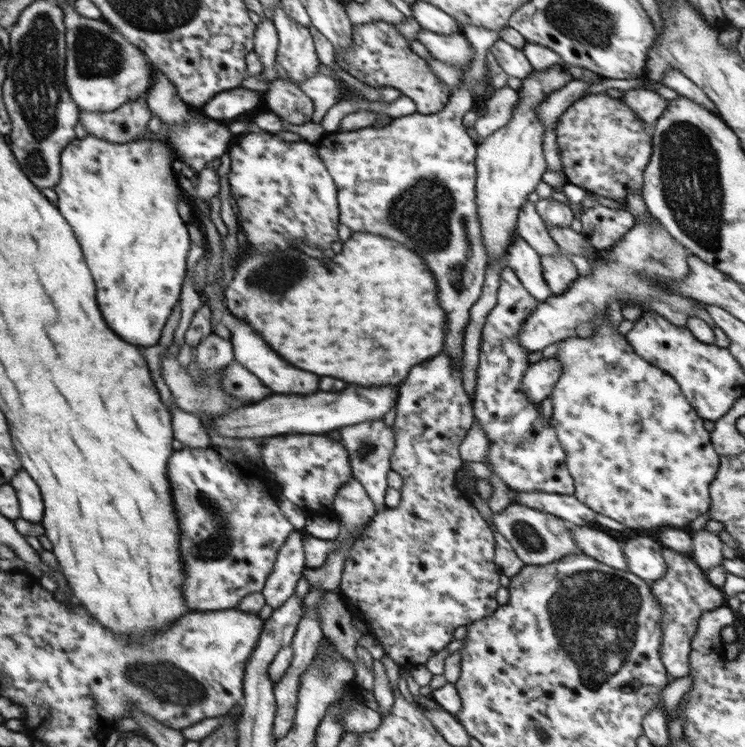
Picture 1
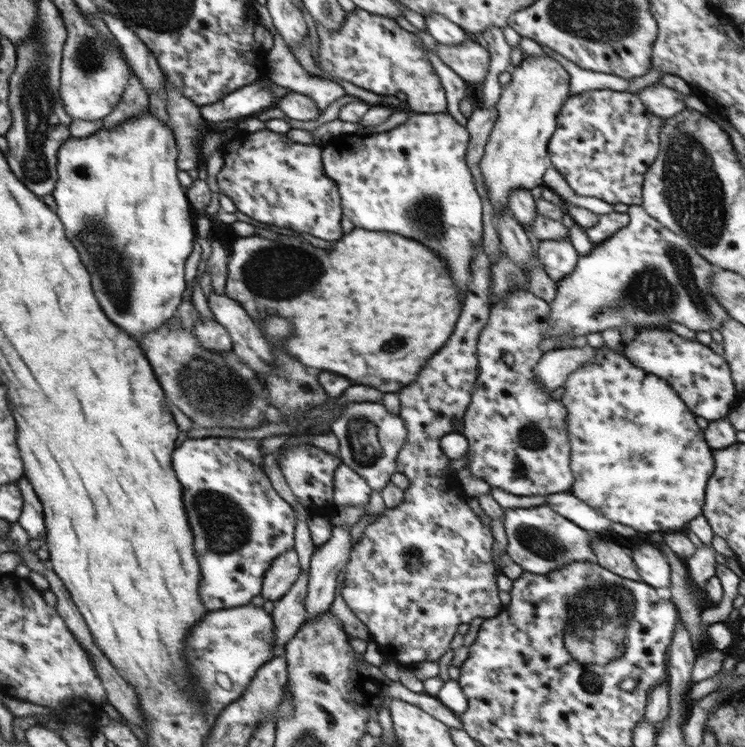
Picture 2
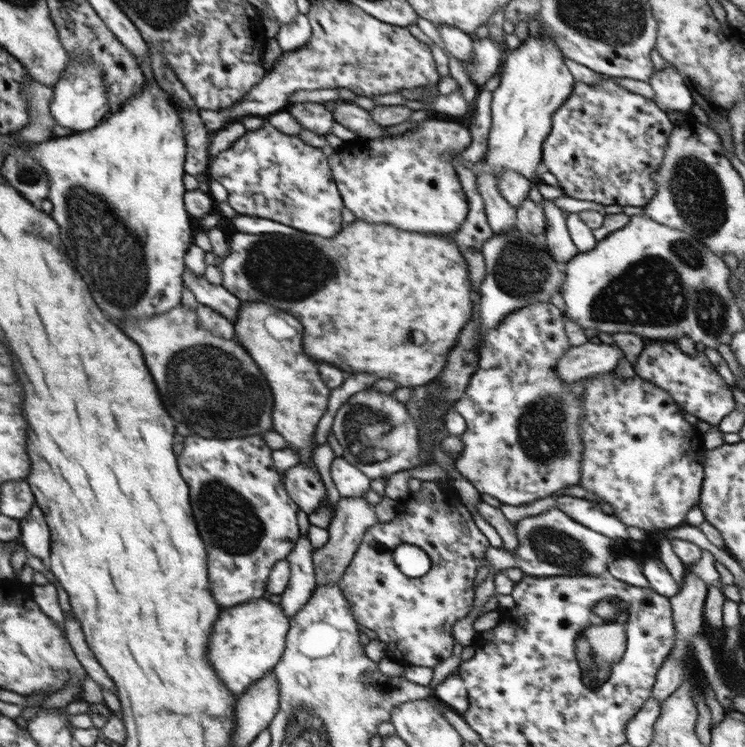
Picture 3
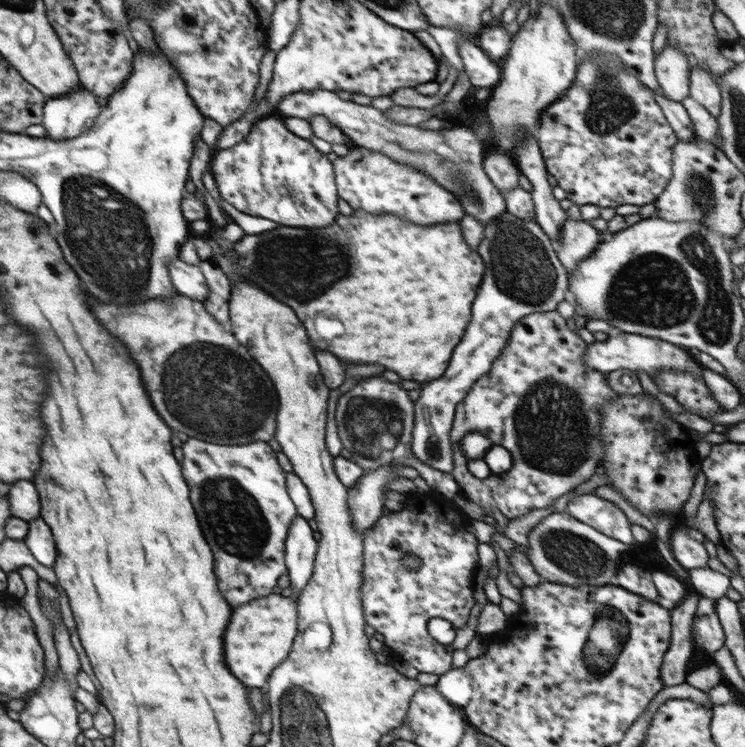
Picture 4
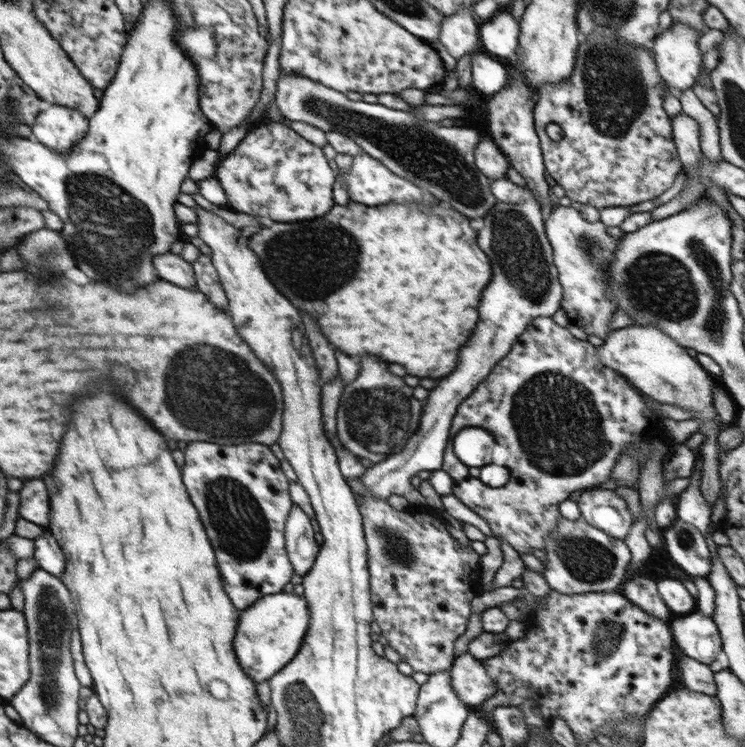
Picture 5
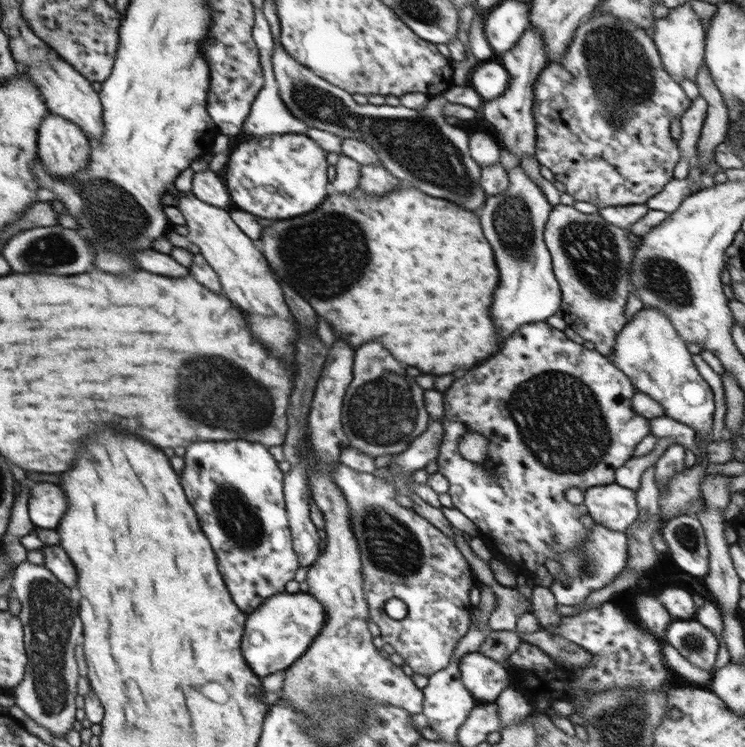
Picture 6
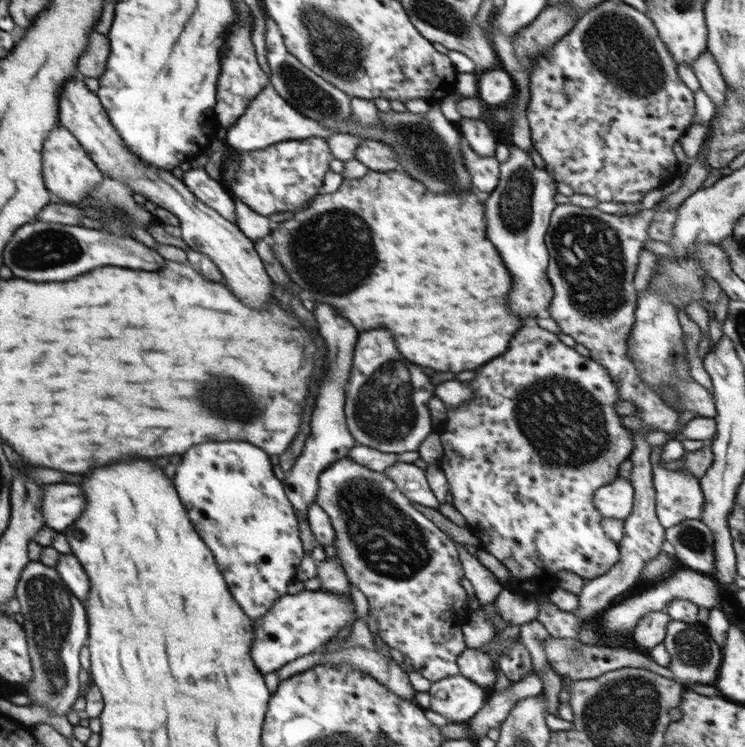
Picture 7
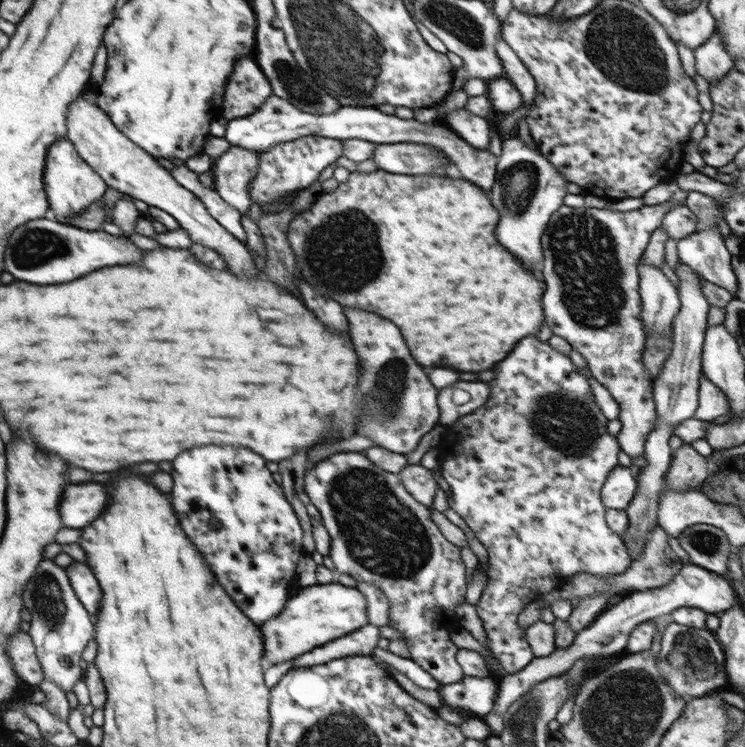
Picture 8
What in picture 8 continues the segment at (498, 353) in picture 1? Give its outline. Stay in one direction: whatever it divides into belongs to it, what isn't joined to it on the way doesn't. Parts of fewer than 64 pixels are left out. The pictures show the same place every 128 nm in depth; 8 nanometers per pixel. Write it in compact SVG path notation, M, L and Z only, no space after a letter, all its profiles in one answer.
M536 336L530 338L522 338L522 342L518 342L518 346L514 346L514 350L508 354L506 360L498 362L498 366L494 368L496 378L492 382L488 382L490 386L490 396L486 404L483 404L476 412L468 414L456 420L454 424L447 426L447 434L444 436L450 444L448 452L441 452L441 459L444 461L440 465L442 476L450 486L450 495L448 497L449 509L458 513L473 530L474 536L486 547L488 551L487 568L488 582L486 588L482 591L479 601L475 604L478 616L482 619L488 641L488 650L497 662L507 672L508 675L517 673L525 666L528 666L534 660L529 642L525 637L525 629L517 623L522 609L528 604L534 602L538 596L532 594L510 594L510 586L514 588L522 588L524 580L538 580L538 578L558 578L558 576L574 576L575 574L588 573L594 576L607 576L612 574L620 574L631 566L632 562L628 551L623 543L623 538L616 534L608 525L606 525L605 512L606 507L601 501L601 488L606 482L608 474L619 465L619 454L621 453L620 443L617 436L612 436L606 430L608 427L608 418L602 414L602 409L595 401L592 392L592 385L588 372L584 372L580 368L572 364L569 356L554 350L547 342L542 342Z

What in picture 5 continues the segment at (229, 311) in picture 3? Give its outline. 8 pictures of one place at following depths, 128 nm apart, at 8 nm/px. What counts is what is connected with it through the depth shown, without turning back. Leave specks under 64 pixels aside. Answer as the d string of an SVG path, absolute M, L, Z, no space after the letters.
M170 252L159 254L154 258L154 268L156 274L167 282L172 282L182 288L194 289L196 284L196 273L191 262L182 259L181 255L175 255Z

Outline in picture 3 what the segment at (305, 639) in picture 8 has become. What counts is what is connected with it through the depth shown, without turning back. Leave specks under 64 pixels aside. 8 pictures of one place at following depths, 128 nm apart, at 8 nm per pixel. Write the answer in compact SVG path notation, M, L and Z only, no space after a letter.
M260 598L222 610L210 634L208 658L221 683L235 696L273 670L282 658L290 618L281 606Z

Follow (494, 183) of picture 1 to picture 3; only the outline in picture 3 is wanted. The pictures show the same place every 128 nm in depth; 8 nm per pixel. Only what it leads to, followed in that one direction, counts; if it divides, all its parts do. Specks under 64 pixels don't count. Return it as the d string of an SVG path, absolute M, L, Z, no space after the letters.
M541 32L540 38L529 35L516 50L508 50L498 73L502 79L492 92L492 124L484 154L484 165L494 176L499 176L503 170L511 170L533 183L540 181L542 145L552 130L553 114L567 101L574 89L573 74L559 46L553 38Z

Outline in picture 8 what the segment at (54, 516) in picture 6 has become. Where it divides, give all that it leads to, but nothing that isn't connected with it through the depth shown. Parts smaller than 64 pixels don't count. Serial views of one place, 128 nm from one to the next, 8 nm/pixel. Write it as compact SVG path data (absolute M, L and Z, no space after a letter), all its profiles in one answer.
M68 483L59 502L59 515L64 528L84 528L104 512L106 500L102 484Z

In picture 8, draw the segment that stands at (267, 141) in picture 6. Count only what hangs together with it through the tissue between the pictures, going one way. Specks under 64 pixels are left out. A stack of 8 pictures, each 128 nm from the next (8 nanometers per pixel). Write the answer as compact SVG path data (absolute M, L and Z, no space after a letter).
M303 136L290 142L278 143L268 150L259 152L259 167L249 184L249 195L254 203L266 204L288 194L308 188L318 180L326 166L343 156L343 141L324 136Z

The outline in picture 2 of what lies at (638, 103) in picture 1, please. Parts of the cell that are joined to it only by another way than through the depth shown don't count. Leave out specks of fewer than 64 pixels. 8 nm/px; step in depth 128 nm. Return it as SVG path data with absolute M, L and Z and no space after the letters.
M661 82L640 90L637 95L652 114L664 119L674 116L686 107L682 93L667 88Z

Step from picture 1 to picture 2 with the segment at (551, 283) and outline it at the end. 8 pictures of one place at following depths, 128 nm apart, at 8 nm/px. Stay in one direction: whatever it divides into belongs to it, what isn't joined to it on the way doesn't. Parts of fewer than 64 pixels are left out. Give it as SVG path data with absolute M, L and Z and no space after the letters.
M569 238L539 242L536 246L536 255L543 269L554 282L572 274L577 268L580 257Z

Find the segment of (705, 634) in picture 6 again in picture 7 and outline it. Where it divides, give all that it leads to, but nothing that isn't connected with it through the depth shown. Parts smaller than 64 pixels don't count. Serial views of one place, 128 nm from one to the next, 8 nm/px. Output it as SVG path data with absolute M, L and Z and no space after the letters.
M673 620L668 623L663 643L671 654L672 662L668 668L675 674L674 680L688 690L691 684L712 685L719 675L723 650L715 643L706 625Z

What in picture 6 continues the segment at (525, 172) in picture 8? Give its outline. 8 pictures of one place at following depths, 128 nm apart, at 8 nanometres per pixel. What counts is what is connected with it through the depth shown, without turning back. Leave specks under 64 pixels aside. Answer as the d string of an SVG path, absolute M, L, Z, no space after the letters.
M520 165L507 173L510 184L506 192L488 196L479 211L482 212L480 222L484 236L494 250L500 270L500 284L494 292L492 314L502 342L526 324L546 321L550 316L559 314L563 298L543 235L553 206Z

